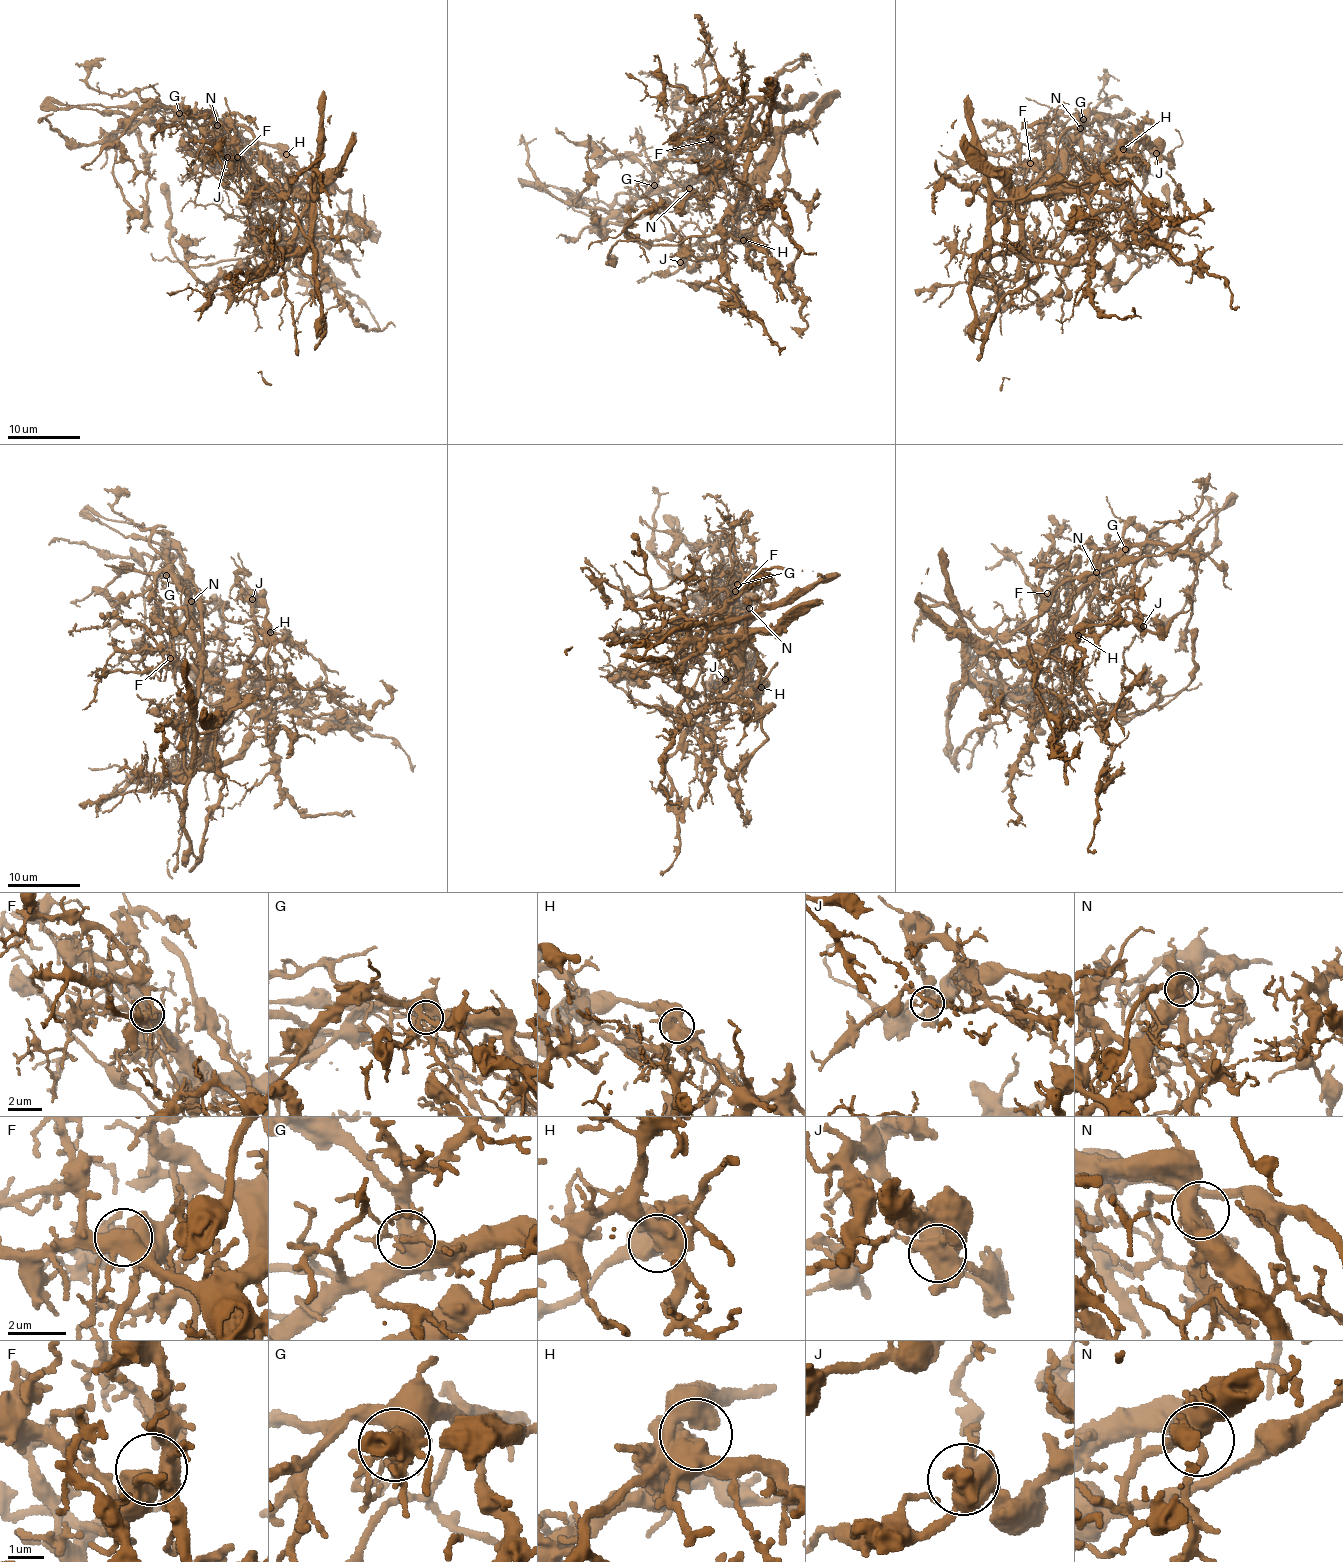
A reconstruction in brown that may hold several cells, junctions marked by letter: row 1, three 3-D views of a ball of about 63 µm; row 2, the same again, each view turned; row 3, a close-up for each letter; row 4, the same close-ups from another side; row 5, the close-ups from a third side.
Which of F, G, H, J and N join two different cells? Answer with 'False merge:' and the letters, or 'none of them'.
False merge: none of them

